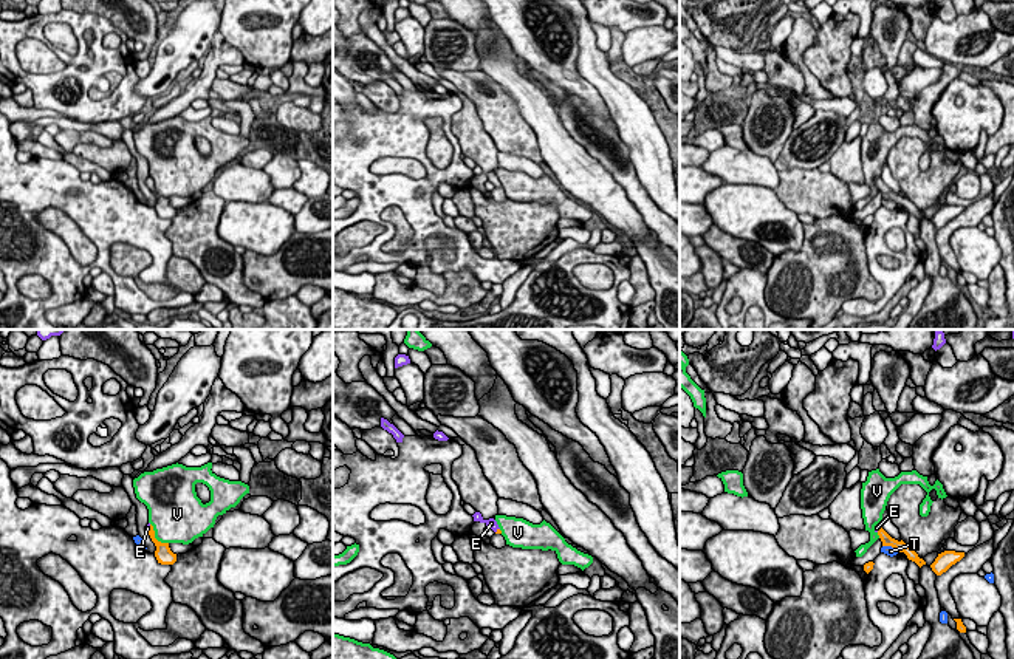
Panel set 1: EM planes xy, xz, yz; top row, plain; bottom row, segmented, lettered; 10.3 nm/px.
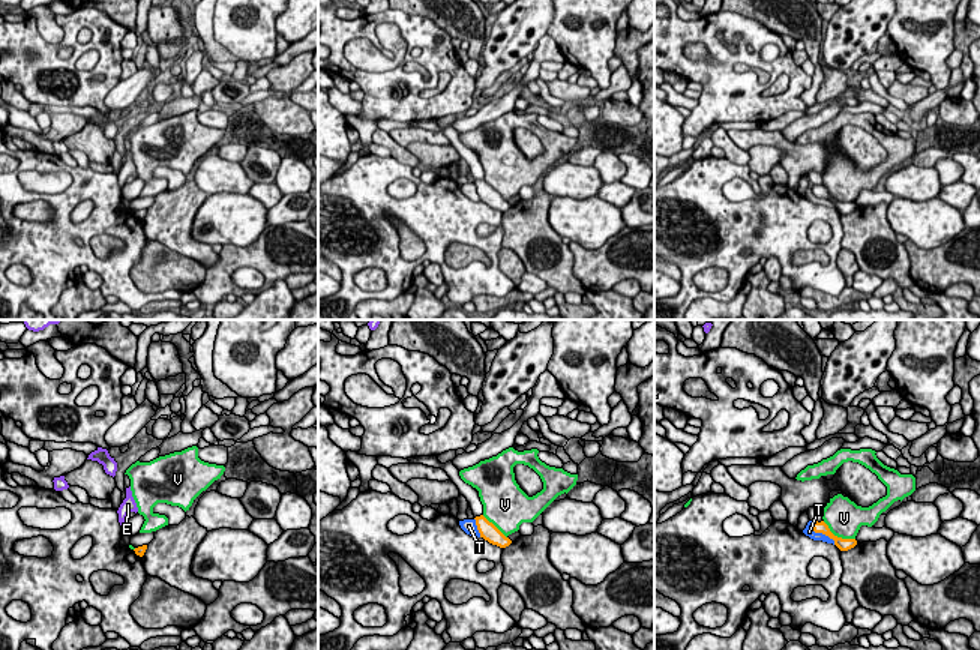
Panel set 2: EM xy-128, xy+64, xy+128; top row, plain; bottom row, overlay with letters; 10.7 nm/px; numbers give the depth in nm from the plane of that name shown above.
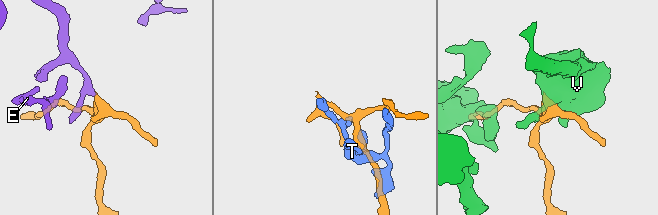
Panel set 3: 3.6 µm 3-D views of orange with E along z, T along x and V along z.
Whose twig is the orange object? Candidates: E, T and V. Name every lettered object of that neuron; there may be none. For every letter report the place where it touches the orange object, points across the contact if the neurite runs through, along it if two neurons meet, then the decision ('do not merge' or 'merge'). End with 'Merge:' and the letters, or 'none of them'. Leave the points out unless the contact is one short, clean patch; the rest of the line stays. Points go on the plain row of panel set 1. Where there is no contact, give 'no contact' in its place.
E: contact xy (150, 181); way xy (161, 201), (152, 191), (150, 181), (147, 181); merge
T: contact yz (890, 198); do not merge
V: contact xy (154, 191); do not merge
Merge: E

